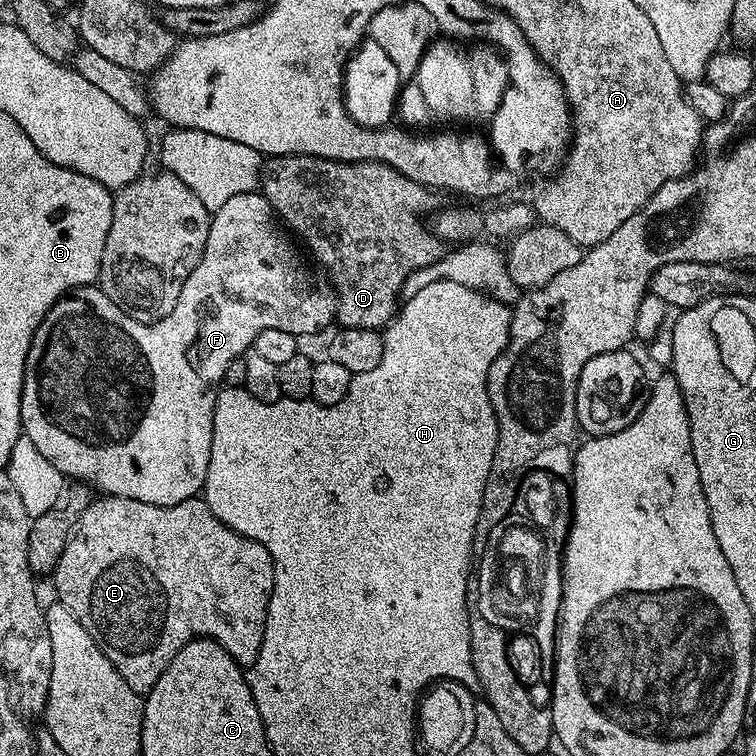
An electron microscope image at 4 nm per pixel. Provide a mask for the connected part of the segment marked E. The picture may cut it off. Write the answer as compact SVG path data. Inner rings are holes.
M104 494L93 499L92 505L85 510L82 518L77 522L71 538L68 539L66 550L62 550L62 558L56 567L54 579L56 579L55 599L58 603L66 606L66 610L70 610L70 614L74 614L74 618L78 618L78 622L82 622L82 626L86 626L86 634L90 634L90 638L94 638L98 650L102 650L102 654L106 654L106 658L110 658L114 670L118 670L118 674L122 674L126 686L130 686L130 690L146 694L154 686L154 682L158 682L158 678L162 678L166 666L170 666L170 662L174 662L178 650L182 650L191 640L197 638L217 640L232 655L237 664L251 666L258 658L258 650L264 641L266 614L274 586L274 566L266 546L226 527L210 510L210 506L203 498L178 502L174 506L154 506L146 502L138 502L134 498Z

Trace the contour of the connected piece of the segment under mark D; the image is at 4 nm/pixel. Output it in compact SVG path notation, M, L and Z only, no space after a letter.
M273 156L262 168L262 191L264 197L270 202L273 212L281 221L285 220L298 235L304 239L303 247L312 251L311 259L324 267L323 275L336 293L335 323L341 328L375 328L383 330L392 323L392 317L398 311L398 301L401 299L400 291L406 278L414 270L422 266L430 266L430 262L438 262L438 258L445 254L446 248L439 237L433 235L427 227L420 225L420 215L432 204L433 193L423 188L418 182L406 178L396 168L383 164L377 160L359 160L358 162L342 162L341 160L327 160L317 156Z

